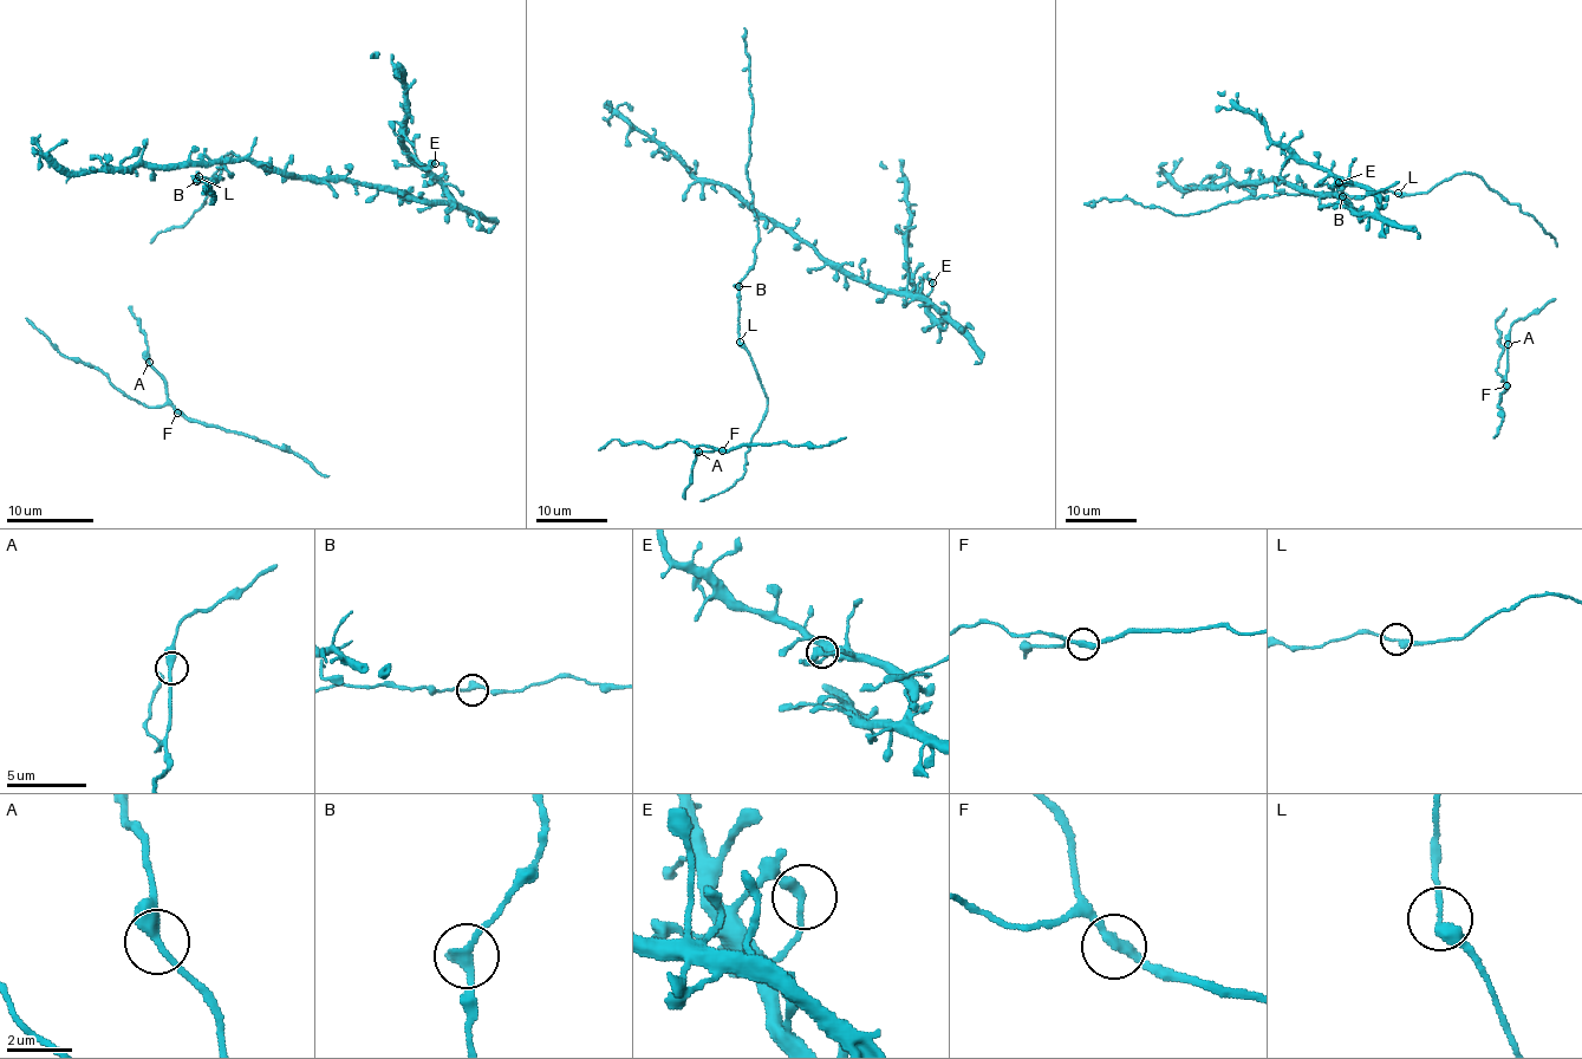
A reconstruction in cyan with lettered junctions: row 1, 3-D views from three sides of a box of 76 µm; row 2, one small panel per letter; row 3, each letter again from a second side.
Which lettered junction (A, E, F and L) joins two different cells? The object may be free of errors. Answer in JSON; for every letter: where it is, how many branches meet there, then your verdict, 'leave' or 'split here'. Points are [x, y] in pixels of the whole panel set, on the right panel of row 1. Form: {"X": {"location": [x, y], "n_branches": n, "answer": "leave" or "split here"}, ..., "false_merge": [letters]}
{"A": {"location": [1508, 344], "n_branches": 2, "answer": "leave"}, "E": {"location": [1339, 182], "n_branches": 2, "answer": "leave"}, "F": {"location": [1506, 385], "n_branches": 2, "answer": "leave"}, "L": {"location": [1398, 193], "n_branches": 2, "answer": "leave"}, "false_merge": []}

